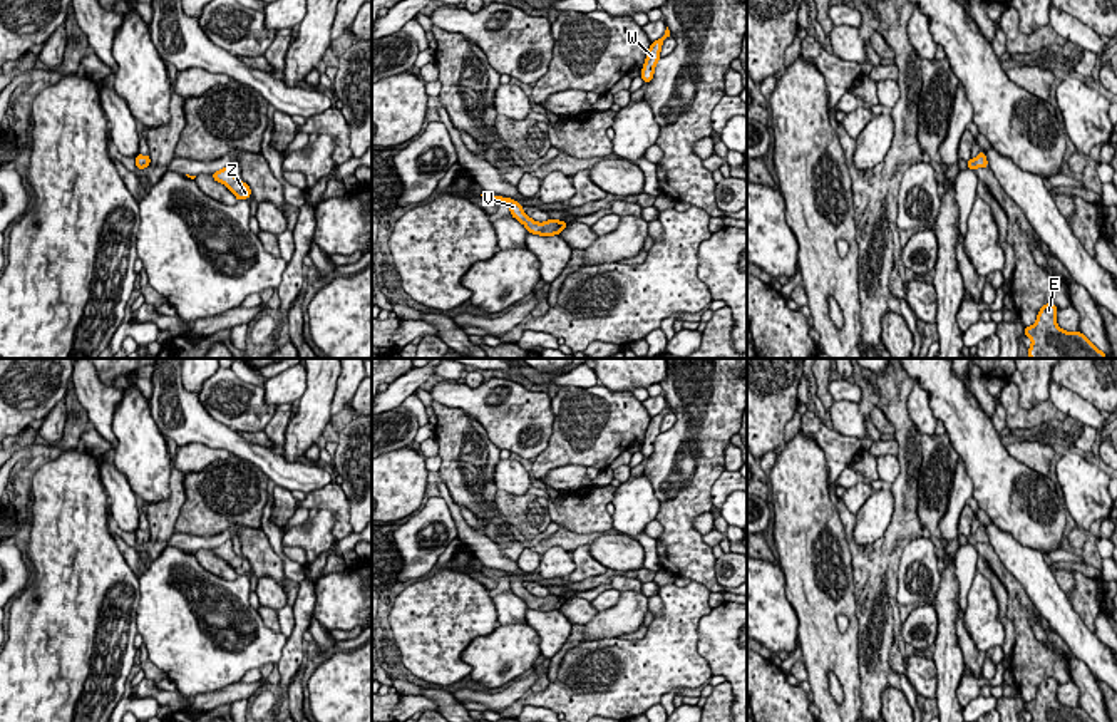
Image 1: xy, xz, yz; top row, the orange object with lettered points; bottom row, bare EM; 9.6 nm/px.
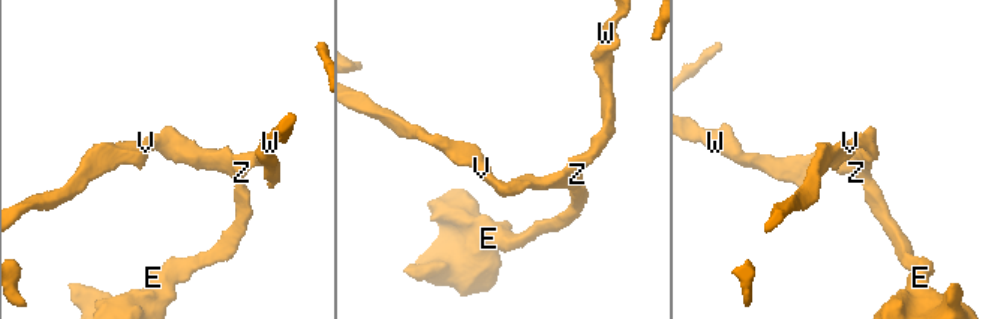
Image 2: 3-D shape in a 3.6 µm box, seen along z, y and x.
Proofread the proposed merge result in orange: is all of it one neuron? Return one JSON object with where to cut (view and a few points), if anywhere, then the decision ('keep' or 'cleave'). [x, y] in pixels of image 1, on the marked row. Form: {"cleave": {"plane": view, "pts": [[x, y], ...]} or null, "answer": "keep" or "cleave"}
{"cleave": null, "answer": "keep"}

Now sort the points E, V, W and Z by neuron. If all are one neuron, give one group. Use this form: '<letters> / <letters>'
E V W Z

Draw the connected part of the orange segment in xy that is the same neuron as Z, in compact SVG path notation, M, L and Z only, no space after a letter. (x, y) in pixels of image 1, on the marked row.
M231 166L213 173L213 179L223 183L236 196L238 201L248 199L251 196L250 186L236 179L234 169Z

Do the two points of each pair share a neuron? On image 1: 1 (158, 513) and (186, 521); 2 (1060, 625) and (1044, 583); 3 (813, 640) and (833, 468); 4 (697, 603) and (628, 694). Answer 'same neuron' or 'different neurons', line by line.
1: different neurons
2: same neuron
3: different neurons
4: same neuron

